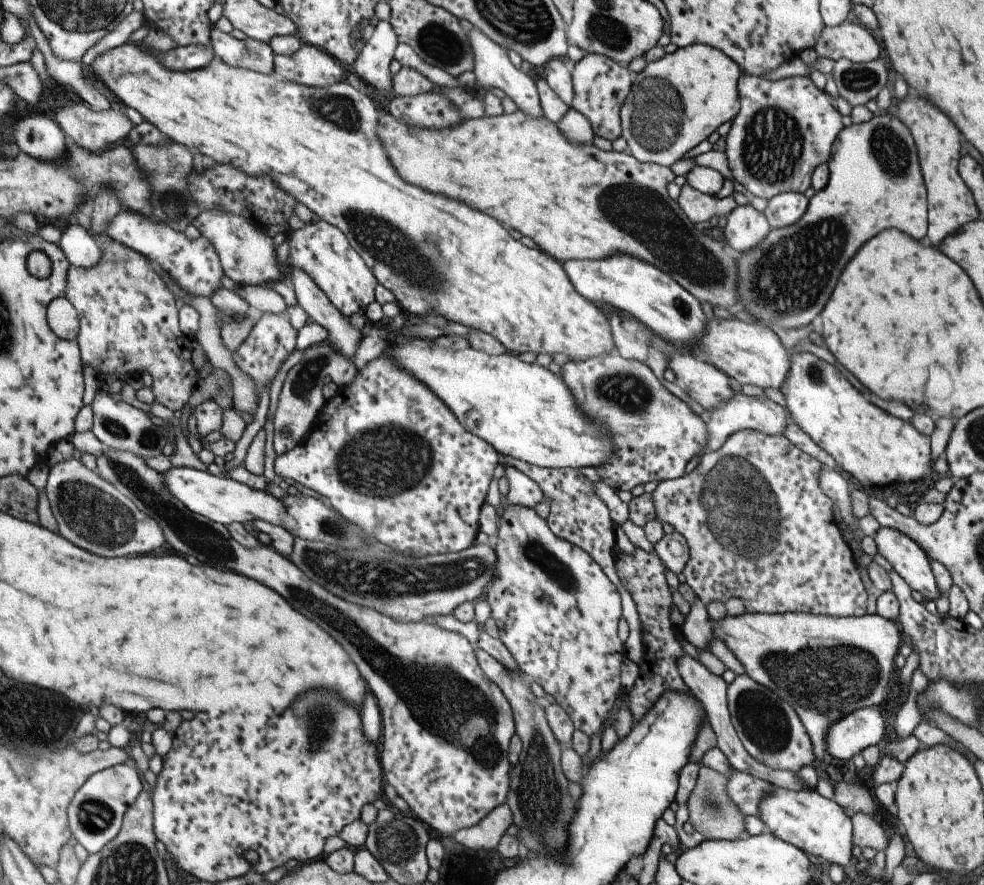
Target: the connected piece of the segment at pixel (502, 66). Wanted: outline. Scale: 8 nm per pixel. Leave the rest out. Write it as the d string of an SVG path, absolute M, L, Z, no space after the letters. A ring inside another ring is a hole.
M471 29L468 33L468 41L474 54L473 73L475 76L475 88L499 88L503 90L506 96L511 98L515 106L528 117L538 119L542 116L542 108L538 99L538 94L533 80L522 73L519 69L515 69L513 64L507 58L507 51L489 40L481 31Z

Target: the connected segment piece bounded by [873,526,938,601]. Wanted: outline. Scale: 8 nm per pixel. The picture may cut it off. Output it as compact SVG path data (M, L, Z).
M881 526L873 540L877 553L889 562L911 590L920 592L925 601L938 597L930 559L918 543L898 530Z

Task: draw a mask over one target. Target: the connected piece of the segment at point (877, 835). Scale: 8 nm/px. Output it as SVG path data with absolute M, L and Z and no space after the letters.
M857 813L850 818L850 823L852 824L853 846L859 846L861 849L867 846L876 851L886 848L889 836L879 818Z

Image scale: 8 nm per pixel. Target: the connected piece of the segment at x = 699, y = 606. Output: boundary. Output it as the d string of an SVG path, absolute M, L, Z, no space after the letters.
M696 598L690 606L687 617L678 629L681 636L695 648L708 651L707 646L714 638L714 624L705 612L705 605L699 599Z

